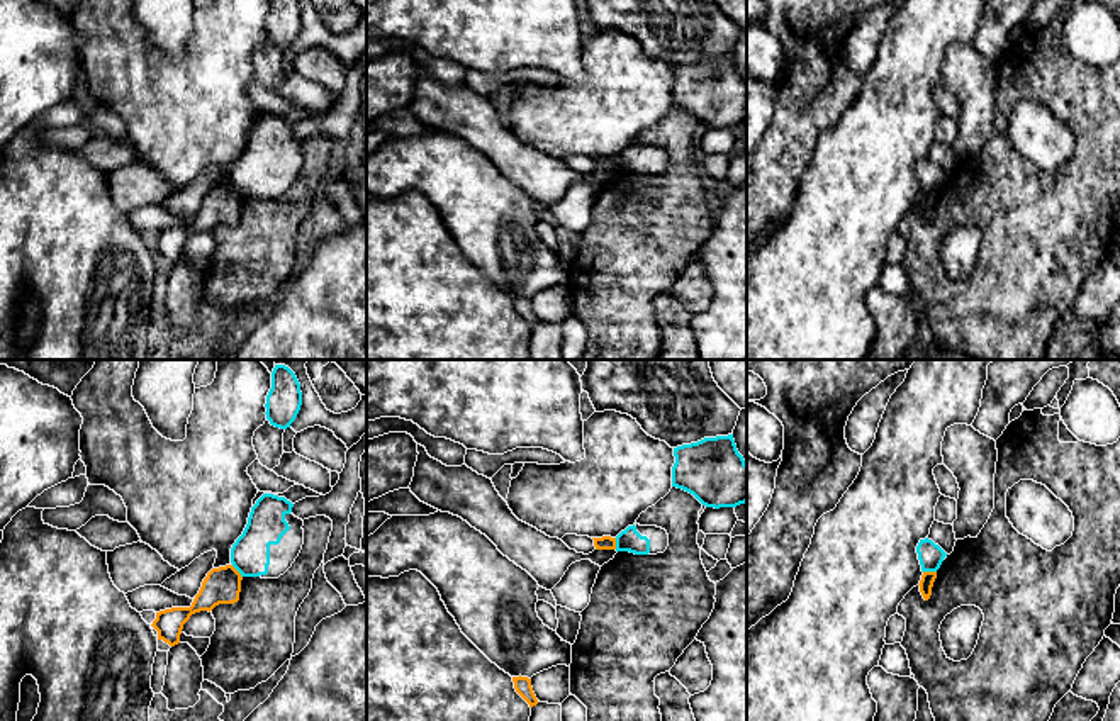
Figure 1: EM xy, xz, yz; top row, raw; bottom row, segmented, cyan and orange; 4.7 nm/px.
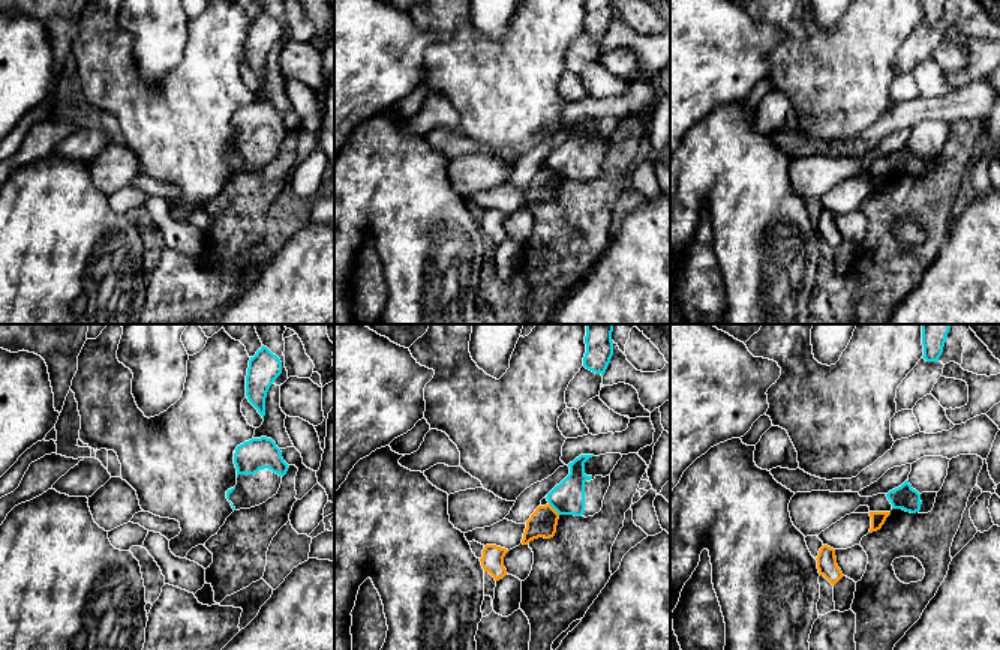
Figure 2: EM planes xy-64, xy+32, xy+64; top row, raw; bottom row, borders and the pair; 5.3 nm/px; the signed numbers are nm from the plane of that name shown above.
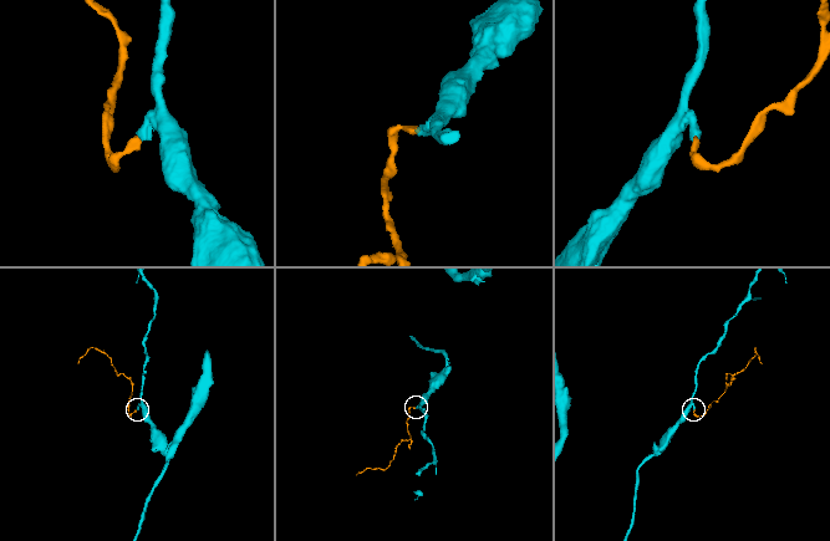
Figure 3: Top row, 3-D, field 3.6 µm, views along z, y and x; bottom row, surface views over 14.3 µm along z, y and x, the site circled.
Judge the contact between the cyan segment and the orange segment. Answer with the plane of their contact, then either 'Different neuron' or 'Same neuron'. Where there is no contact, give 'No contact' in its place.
Touches cyan in yz. Different neuron

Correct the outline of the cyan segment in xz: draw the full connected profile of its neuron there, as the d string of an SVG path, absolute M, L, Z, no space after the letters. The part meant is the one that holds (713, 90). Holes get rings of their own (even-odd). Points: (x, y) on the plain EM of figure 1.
M733 54L677 66L674 76L672 107L692 114L706 127L747 122L747 83Z

